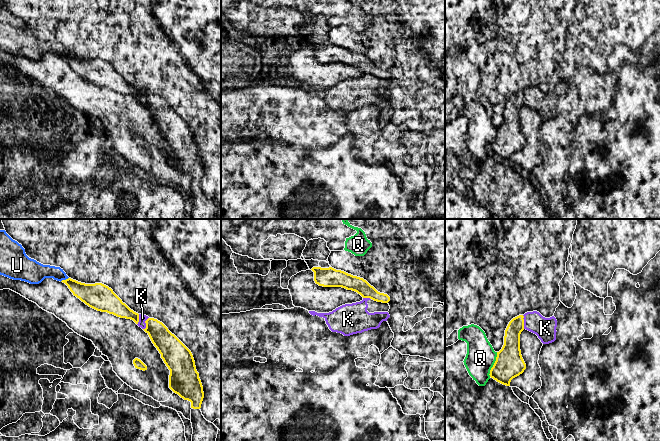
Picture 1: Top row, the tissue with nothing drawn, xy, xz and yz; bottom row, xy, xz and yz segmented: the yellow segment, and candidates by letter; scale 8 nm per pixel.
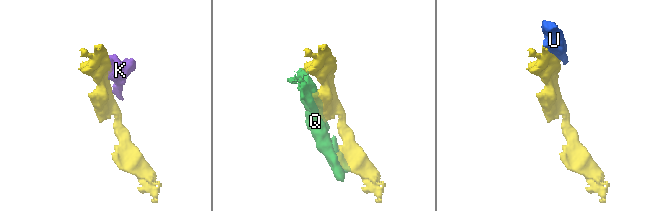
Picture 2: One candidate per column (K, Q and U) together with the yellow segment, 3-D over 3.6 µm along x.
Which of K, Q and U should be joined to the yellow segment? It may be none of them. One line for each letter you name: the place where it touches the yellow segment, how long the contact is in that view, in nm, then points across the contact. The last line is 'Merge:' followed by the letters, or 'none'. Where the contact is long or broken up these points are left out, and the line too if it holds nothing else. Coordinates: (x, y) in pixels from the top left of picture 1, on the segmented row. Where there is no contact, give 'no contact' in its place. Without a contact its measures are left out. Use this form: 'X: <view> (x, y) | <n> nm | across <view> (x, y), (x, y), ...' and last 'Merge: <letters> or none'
Merge: none

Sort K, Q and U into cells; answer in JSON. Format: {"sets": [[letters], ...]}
{"sets": [["K", "U"], ["Q"]]}

